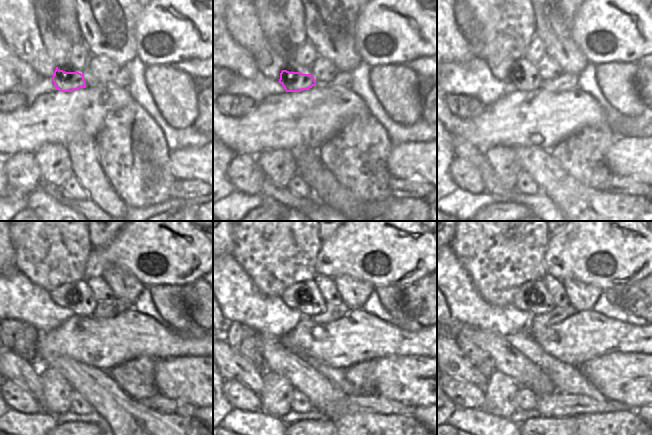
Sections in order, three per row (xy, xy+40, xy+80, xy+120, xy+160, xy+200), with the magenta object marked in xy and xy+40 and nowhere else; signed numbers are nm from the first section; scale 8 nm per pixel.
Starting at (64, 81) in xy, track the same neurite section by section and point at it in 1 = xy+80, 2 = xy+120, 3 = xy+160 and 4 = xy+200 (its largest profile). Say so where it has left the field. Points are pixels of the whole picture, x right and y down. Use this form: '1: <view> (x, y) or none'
1: xy+80 (523, 82)
2: xy+120 (85, 307)
3: xy+160 (313, 306)
4: xy+200 (536, 293)

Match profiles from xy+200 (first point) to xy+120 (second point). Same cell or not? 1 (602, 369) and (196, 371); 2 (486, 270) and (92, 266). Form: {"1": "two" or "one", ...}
{"1": "one", "2": "two"}

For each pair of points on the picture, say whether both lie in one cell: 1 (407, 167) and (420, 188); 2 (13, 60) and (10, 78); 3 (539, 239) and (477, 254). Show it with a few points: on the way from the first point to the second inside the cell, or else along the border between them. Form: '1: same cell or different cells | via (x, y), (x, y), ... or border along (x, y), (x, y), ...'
1: different cells | border along (392, 175), (398, 178), (420, 179), (426, 182)
2: different cells | border along (10, 67), (19, 82)
3: same cell | via (524, 239), (500, 240), (495, 245), (492, 245)

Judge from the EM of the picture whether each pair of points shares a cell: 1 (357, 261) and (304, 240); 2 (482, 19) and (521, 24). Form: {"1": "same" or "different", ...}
{"1": "different", "2": "same"}

